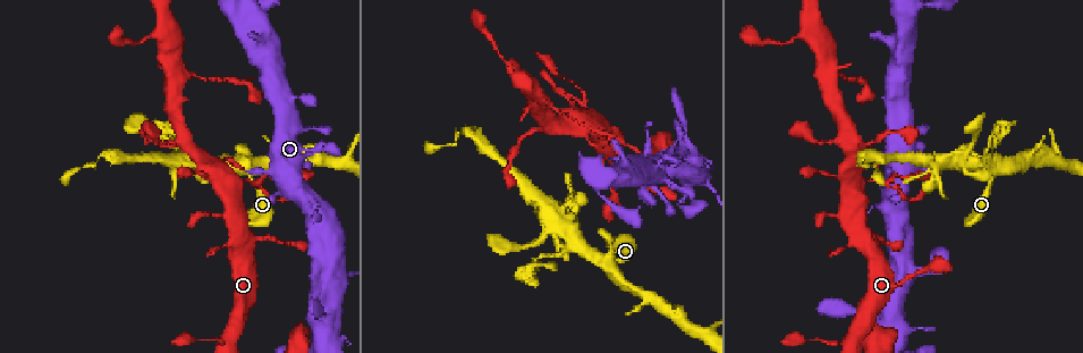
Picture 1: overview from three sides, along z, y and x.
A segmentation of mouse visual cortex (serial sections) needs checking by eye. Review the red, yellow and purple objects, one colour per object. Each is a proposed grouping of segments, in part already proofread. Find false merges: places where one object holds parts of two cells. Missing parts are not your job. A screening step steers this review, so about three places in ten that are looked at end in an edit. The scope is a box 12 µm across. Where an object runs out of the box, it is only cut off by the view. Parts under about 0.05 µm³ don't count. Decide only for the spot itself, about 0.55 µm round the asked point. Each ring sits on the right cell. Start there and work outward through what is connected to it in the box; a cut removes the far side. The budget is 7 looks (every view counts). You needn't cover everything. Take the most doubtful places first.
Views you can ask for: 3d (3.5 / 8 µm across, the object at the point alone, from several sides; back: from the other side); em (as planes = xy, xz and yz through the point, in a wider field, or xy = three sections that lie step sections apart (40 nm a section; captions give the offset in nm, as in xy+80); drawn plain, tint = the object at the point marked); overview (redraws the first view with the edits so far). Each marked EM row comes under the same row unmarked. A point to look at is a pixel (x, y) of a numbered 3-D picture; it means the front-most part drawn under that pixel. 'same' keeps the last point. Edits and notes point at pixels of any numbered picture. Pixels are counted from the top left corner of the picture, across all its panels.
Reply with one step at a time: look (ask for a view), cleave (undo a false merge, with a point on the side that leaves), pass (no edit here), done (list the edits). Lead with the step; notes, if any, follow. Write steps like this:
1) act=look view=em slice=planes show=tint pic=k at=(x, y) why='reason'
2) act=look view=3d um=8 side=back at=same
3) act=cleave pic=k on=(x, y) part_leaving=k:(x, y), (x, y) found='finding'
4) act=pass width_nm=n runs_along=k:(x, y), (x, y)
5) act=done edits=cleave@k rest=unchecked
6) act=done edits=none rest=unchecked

act=look view=3d um=3.5 pic=1 at=(988, 143) why='thin neck'

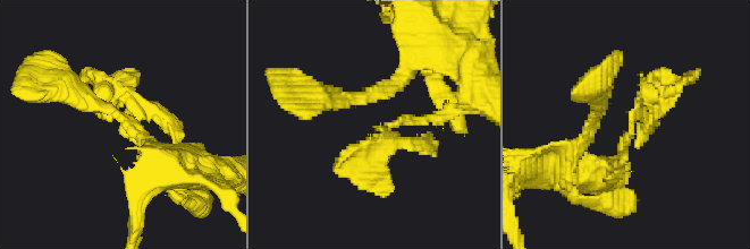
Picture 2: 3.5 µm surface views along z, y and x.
act=look view=em slice=planes show=tint pic=2 at=(630, 123) why='need the tissue'

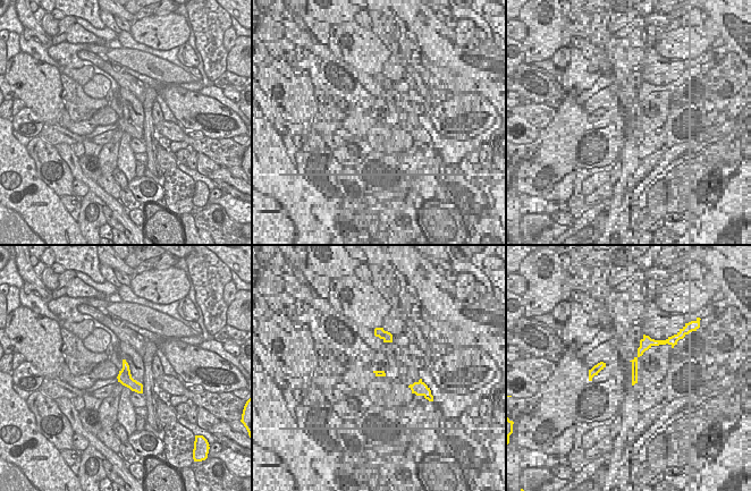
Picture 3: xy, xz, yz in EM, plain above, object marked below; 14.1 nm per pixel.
act=pass runs_along=2:(183, 170), (99, 84) found='continuous, no second cell'

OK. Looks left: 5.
act=look view=3d um=8 pic=1 at=(887, 182) why='arms part here'

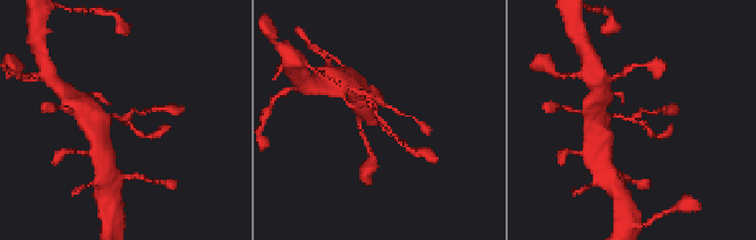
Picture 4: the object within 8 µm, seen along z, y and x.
act=look view=em slice=planes show=tint pic=4 at=(127, 119)

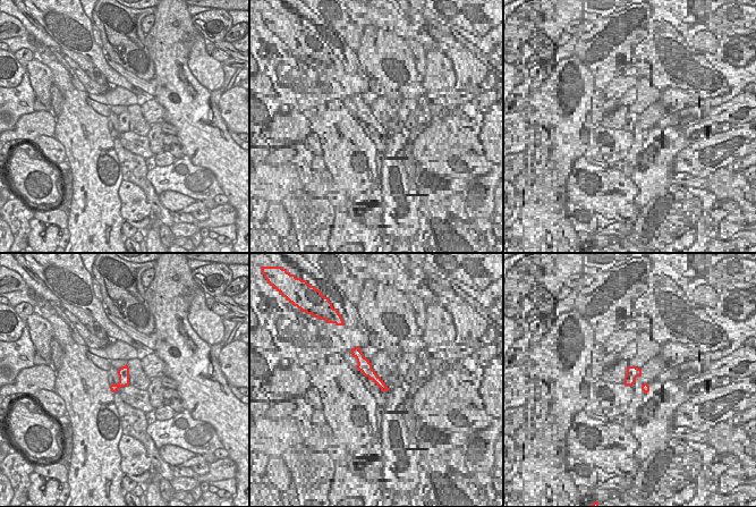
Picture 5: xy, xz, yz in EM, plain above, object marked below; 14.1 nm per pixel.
act=pass runs_along=4:(363, 92), (374, 113), (398, 140) found='continuous, no second cell'

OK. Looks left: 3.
act=look view=3d um=3.5 pic=1 at=(93, 164) why='sudden change in width'

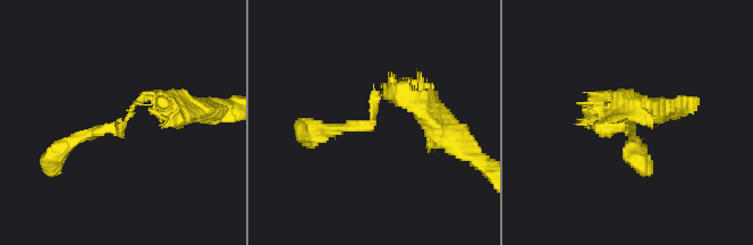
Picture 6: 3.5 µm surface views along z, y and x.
act=look view=em slice=xy step=5 show=tint pic=6 at=(118, 126) why='shape alone is not enough'

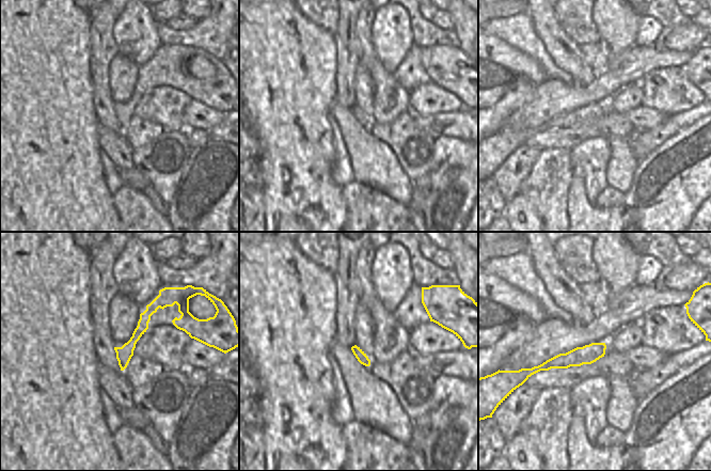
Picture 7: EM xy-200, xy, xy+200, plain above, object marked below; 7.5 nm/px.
act=cleave pic=6 on=(100, 131) part_leaving=6:(125, 123), (83, 133), (52, 165) found='two cells meet here'

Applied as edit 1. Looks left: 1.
act=done edits=cleave@6 rest=unchecked

